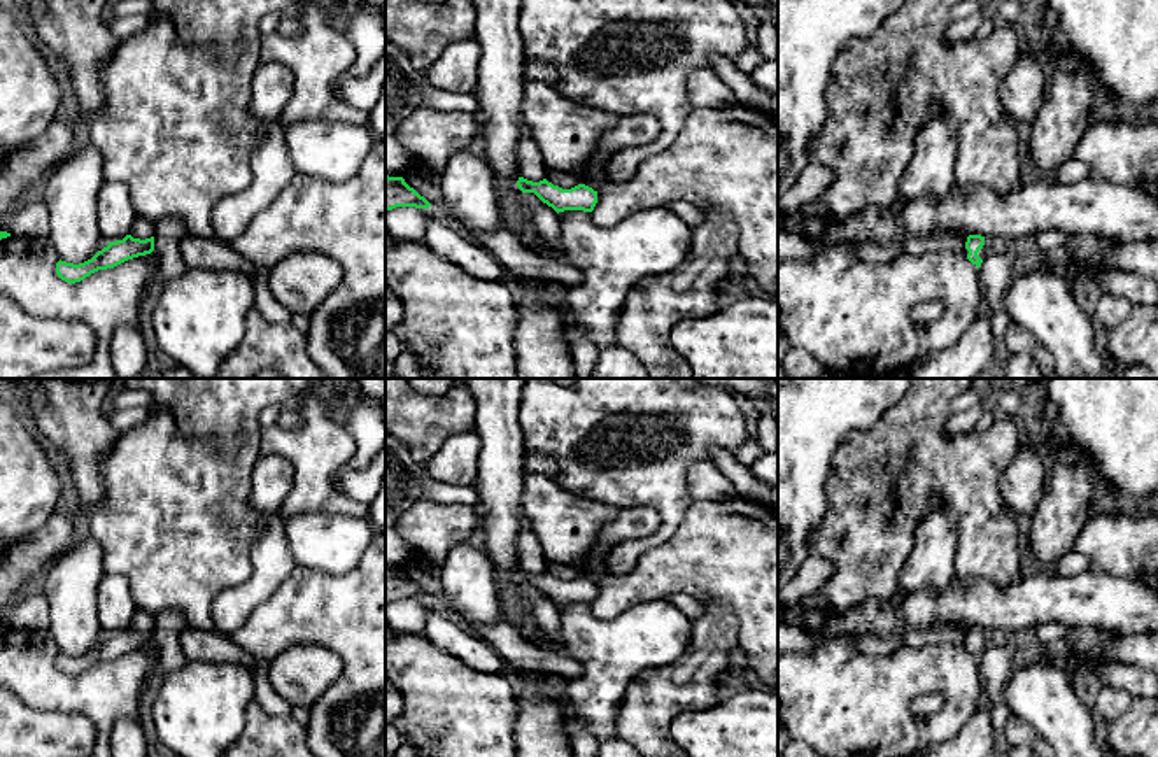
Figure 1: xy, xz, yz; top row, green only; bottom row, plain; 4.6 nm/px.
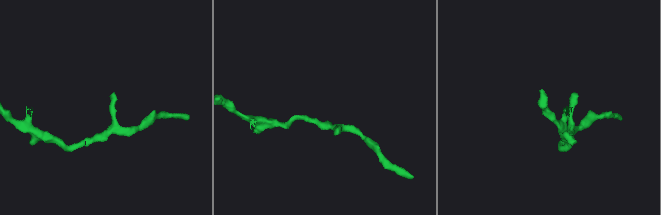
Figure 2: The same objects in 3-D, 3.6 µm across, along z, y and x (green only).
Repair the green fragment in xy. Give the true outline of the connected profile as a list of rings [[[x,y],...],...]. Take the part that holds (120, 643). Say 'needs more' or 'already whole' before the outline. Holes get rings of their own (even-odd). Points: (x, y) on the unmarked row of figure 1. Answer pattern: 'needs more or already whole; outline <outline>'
already whole; outline [[[126,627],[123,633],[109,634],[91,652],[74,657],[67,654],[56,655],[56,666],[61,673],[75,676],[98,662],[114,661],[128,652],[151,647],[154,643],[154,629],[140,633]]]

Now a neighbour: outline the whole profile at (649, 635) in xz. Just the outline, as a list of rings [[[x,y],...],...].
[[[666,599],[636,603],[611,620],[601,620],[590,605],[559,605],[561,638],[541,634],[545,647],[575,659],[582,673],[566,678],[566,690],[555,692],[564,731],[571,738],[576,729],[590,731],[599,741],[615,738],[617,708],[627,685],[641,673],[678,661],[690,641],[690,620]]]

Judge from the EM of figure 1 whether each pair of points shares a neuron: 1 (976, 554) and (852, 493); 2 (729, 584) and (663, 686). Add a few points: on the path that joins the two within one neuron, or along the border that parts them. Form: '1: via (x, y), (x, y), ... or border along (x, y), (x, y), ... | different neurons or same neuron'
1: via (973, 514), (934, 475), (892, 474) | same neuron
2: border along (699, 598), (724, 603), (736, 619), (740, 636) | different neurons

